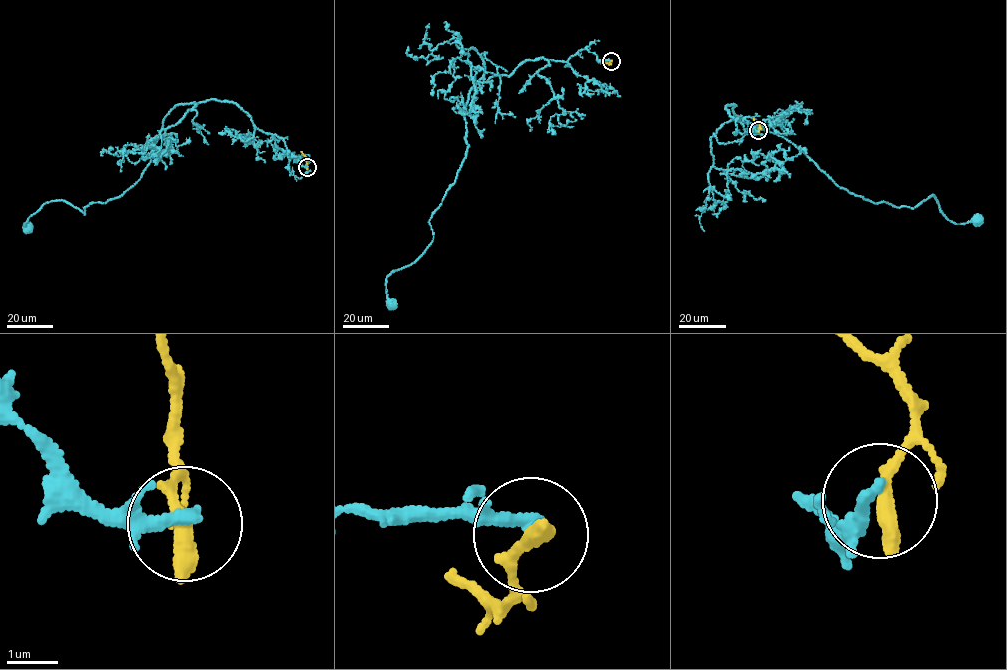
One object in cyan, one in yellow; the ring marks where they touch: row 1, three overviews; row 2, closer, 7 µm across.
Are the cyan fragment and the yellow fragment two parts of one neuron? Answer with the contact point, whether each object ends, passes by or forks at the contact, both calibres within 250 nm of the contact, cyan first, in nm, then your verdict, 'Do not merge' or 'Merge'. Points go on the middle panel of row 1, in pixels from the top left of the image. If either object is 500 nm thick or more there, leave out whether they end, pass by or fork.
Place: (611, 61). At the ring cyan ends. At the ring yellow ends. Thickness 280 nm (cyan) against 400 nm. Do not merge

